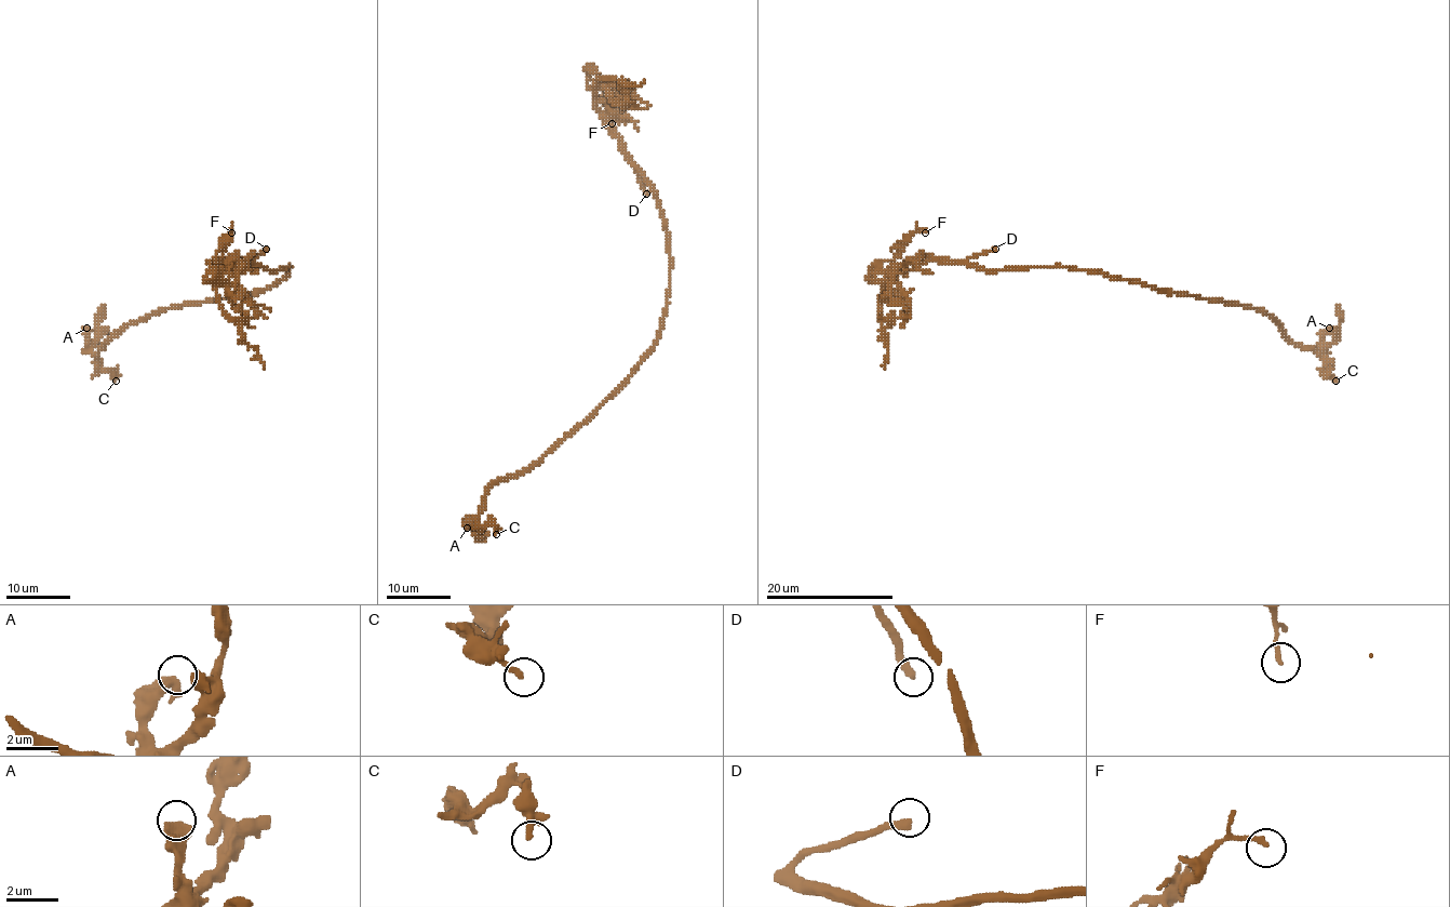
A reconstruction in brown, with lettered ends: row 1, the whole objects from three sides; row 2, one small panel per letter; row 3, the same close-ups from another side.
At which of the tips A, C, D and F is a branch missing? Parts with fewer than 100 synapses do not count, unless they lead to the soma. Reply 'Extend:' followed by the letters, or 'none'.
Extend: D

